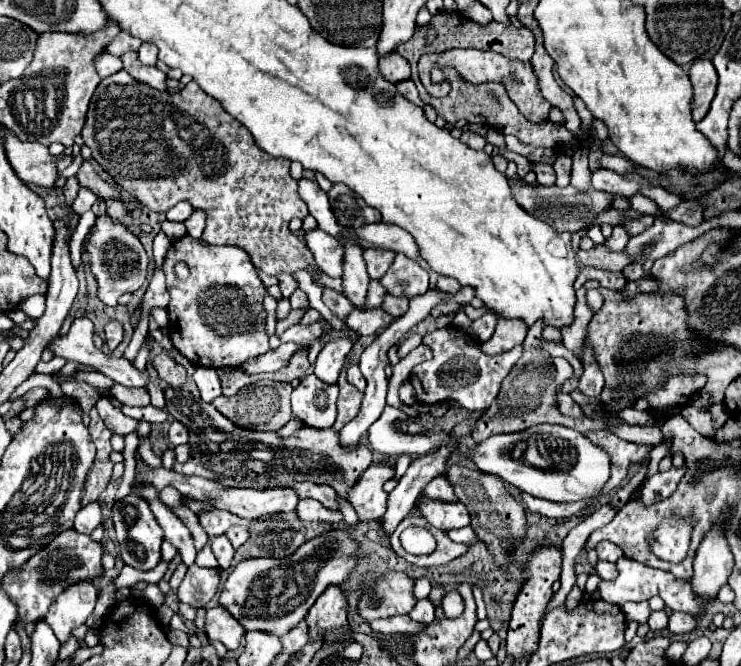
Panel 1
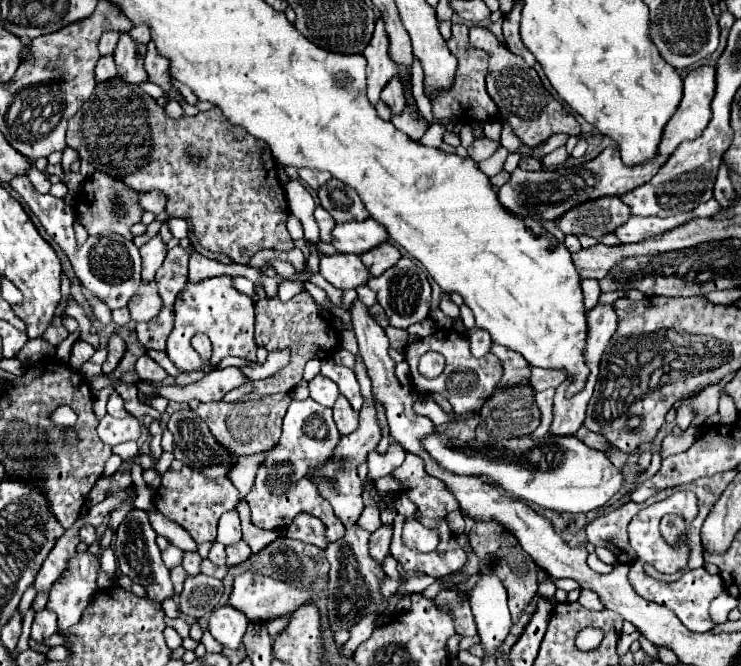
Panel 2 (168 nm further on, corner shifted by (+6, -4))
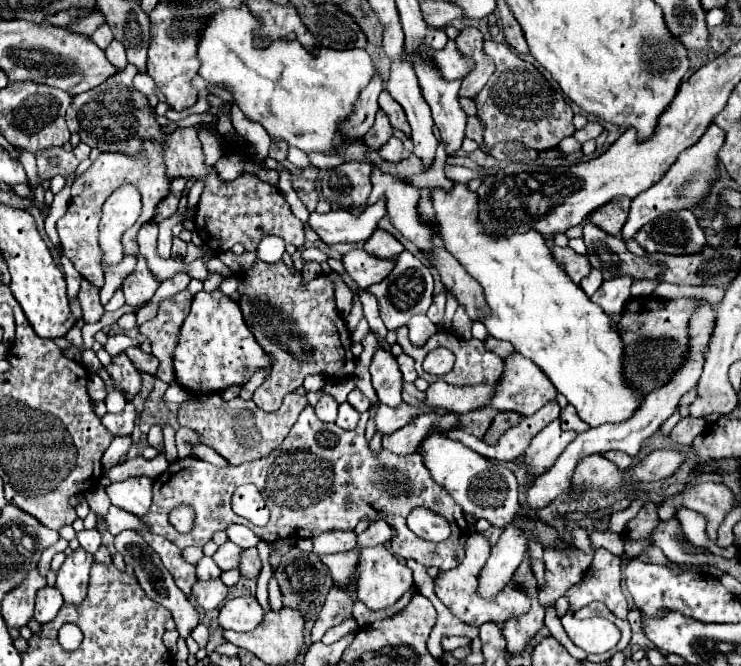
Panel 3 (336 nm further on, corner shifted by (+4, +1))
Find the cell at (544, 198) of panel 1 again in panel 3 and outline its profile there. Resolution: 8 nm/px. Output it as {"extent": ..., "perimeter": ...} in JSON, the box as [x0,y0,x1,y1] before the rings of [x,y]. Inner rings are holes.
{"extent":[590,197,630,235],"perimeter":[[[616,197],[614,201],[606,203],[598,211],[594,211],[590,215],[590,221],[596,223],[606,233],[618,235],[626,223],[626,219],[628,219],[628,209],[630,209],[630,199],[628,197]]]}

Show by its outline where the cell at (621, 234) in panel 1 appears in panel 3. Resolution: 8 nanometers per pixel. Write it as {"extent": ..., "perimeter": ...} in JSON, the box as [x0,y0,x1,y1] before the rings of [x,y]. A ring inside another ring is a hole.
{"extent":[636,209,706,255],"perimeter":[[[688,209],[668,211],[654,223],[644,225],[636,241],[648,251],[664,251],[666,255],[692,255],[700,253],[706,245],[704,231],[698,227],[696,215]]]}

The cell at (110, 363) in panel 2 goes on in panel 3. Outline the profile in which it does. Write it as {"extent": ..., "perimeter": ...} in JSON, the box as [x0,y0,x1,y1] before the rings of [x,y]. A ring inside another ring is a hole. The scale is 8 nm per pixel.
{"extent":[106,353,142,401],"perimeter":[[[124,353],[116,355],[116,357],[112,359],[112,363],[106,367],[106,371],[108,371],[108,375],[112,377],[112,383],[114,383],[120,391],[126,393],[126,399],[128,399],[128,401],[132,401],[132,399],[138,395],[138,391],[140,391],[140,387],[142,387],[142,377],[140,377],[138,369],[128,361],[128,357],[126,357]]]}

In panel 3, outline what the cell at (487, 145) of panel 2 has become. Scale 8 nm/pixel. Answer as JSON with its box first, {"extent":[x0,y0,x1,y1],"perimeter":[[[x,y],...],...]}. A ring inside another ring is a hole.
{"extent":[474,39,576,151],"perimeter":[[[488,39],[484,41],[484,51],[496,63],[494,75],[474,97],[478,117],[484,123],[486,147],[502,141],[520,141],[530,149],[546,151],[558,147],[564,137],[574,135],[576,129],[572,125],[572,107],[564,101],[562,93],[548,85],[544,75],[530,61],[522,61],[508,45]],[[504,109],[508,109],[508,115]]]}

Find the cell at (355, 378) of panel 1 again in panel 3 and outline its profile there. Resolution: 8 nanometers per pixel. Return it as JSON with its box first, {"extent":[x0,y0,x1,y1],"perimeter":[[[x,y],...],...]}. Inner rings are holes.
{"extent":[348,389,370,413],"perimeter":[[[354,389],[354,391],[348,395],[348,403],[350,403],[358,413],[364,413],[364,411],[370,409],[370,401],[368,401],[358,389]]]}

